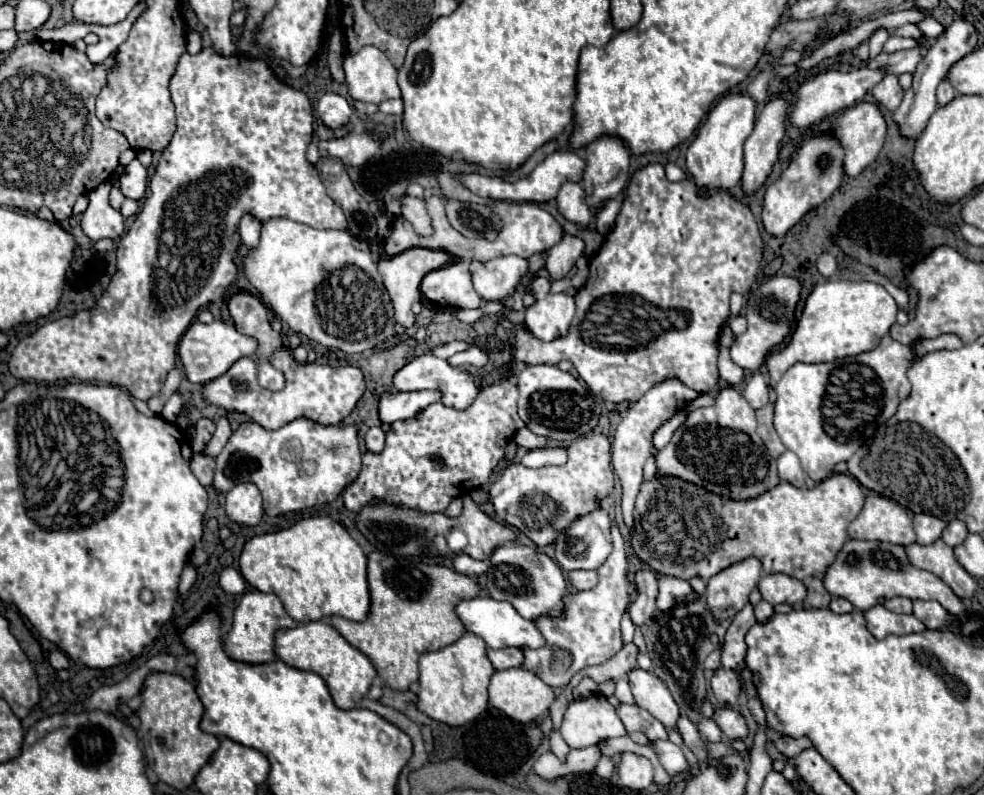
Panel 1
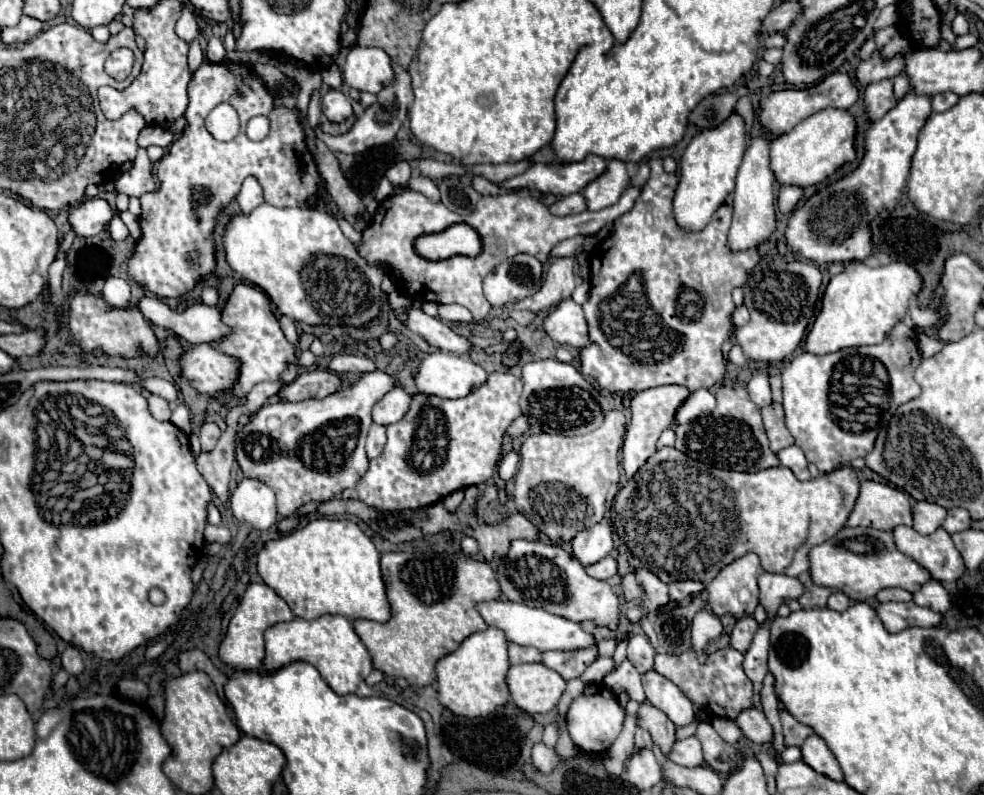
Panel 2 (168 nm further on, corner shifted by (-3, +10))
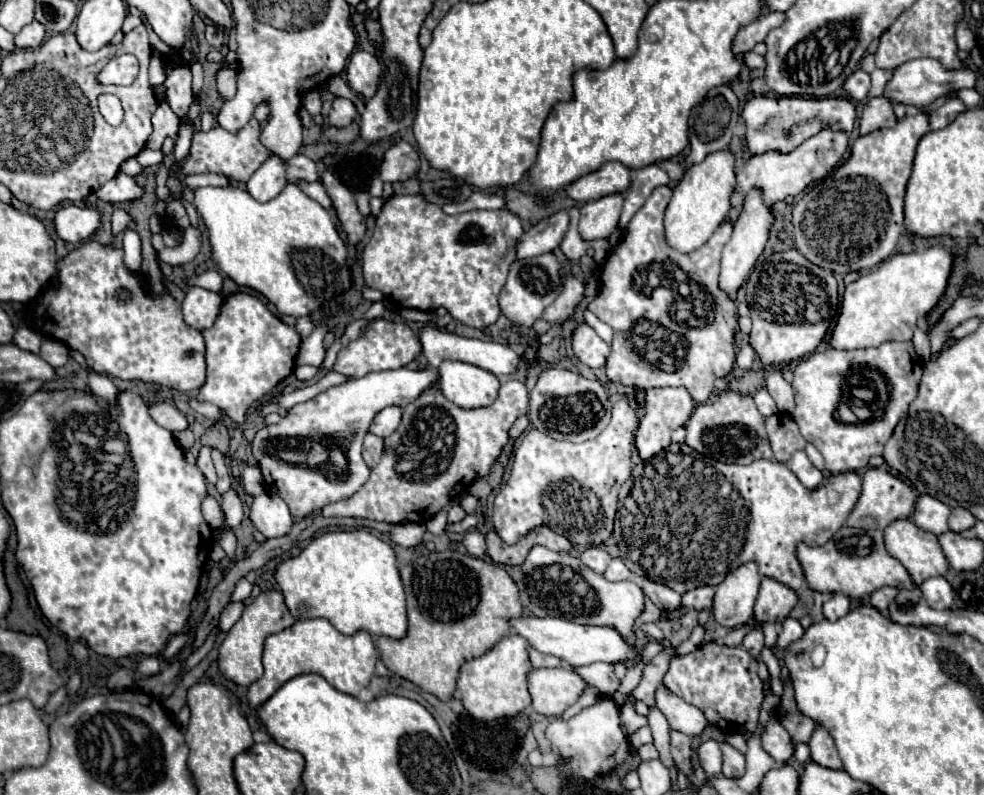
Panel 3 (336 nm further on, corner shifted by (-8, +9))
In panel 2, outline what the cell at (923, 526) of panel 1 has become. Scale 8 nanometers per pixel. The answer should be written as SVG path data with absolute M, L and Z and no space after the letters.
M918 501L914 505L914 529L920 535L932 535L942 525L944 517L946 517L944 507L938 507L926 501Z

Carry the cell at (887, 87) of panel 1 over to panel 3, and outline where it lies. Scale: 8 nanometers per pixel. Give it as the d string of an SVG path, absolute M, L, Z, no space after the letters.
M879 96L879 98L873 98L869 100L867 108L863 110L863 116L861 116L861 124L859 124L859 134L865 136L869 132L875 132L879 128L891 128L897 124L897 118L893 114L893 104Z

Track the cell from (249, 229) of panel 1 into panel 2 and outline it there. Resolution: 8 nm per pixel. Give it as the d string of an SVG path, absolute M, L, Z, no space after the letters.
M248 177L244 183L242 183L242 189L236 197L242 213L250 213L252 209L256 209L258 205L264 203L264 197L262 197L262 187L258 185L258 181L254 177Z

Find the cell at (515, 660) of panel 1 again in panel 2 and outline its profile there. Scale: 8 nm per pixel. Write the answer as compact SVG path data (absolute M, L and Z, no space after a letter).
M508 643L508 657L510 663L538 663L540 661L540 651L534 647L522 647L516 643Z

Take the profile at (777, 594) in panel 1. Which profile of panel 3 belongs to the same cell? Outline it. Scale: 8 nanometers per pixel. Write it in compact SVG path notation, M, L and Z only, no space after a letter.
M763 578L761 580L761 590L755 602L755 612L753 618L755 622L781 622L789 616L793 606L797 604L797 594L783 586L777 580Z

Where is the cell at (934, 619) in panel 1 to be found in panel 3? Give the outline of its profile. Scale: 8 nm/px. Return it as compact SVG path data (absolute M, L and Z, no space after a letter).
M933 576L921 584L921 592L927 604L935 610L947 610L953 604L953 588L943 576Z

